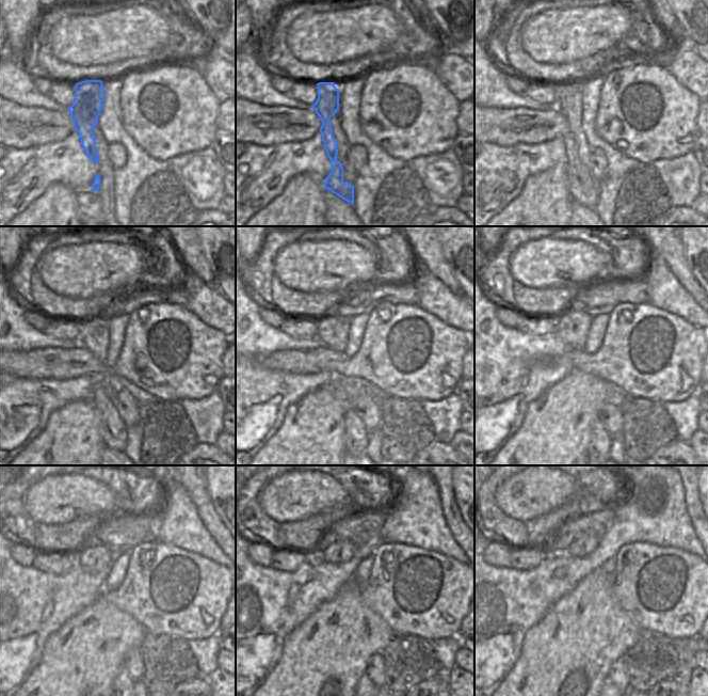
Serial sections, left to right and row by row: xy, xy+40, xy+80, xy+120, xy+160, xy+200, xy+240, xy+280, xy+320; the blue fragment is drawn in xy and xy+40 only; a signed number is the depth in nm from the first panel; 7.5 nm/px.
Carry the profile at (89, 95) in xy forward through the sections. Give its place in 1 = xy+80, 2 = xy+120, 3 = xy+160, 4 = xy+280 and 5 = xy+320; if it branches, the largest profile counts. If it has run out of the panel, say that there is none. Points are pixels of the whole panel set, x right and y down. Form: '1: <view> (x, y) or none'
1: xy+80 (583, 189)
2: xy+120 (113, 432)
3: xy+160 (356, 436)
4: xy+280 (365, 682)
5: xy+320 (607, 682)

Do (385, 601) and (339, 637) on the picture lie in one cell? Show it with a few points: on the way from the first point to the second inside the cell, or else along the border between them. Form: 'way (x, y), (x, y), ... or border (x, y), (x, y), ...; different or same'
border (360, 589), (363, 601), (390, 628); different

